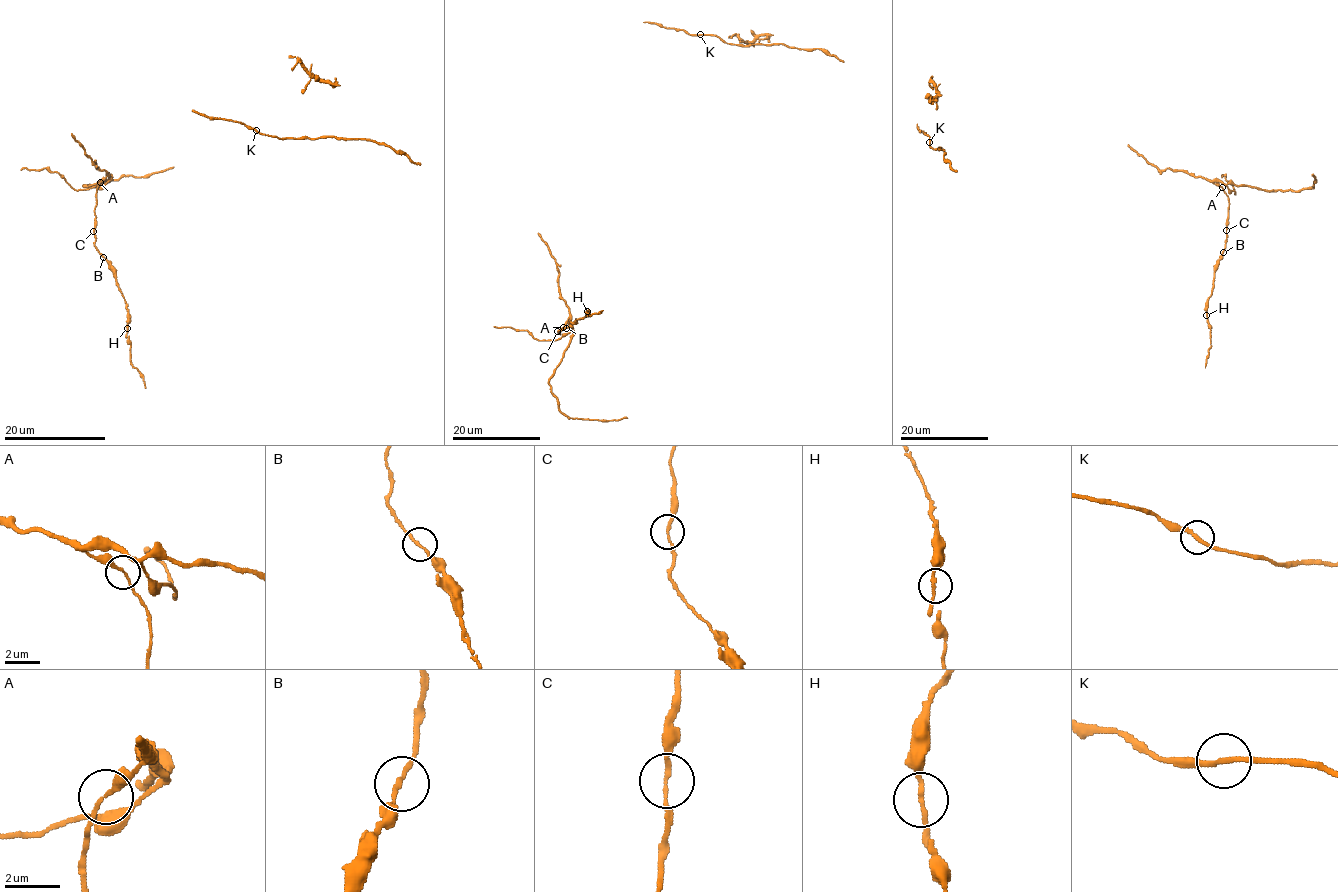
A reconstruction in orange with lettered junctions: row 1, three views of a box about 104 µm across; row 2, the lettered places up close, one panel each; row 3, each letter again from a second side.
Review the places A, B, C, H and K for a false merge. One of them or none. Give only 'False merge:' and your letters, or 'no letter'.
False merge: no letter

